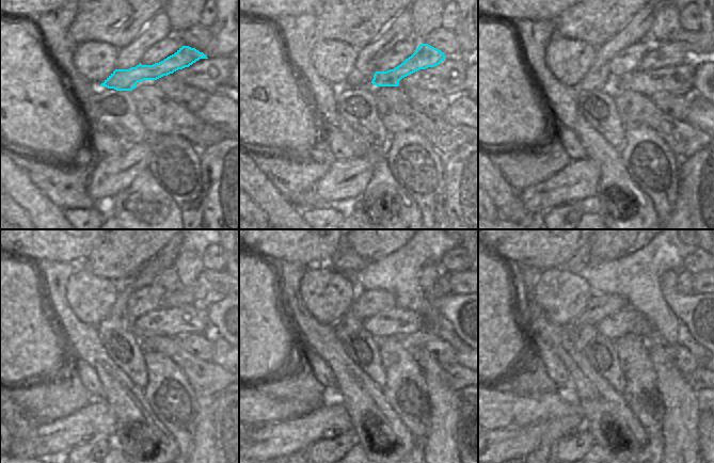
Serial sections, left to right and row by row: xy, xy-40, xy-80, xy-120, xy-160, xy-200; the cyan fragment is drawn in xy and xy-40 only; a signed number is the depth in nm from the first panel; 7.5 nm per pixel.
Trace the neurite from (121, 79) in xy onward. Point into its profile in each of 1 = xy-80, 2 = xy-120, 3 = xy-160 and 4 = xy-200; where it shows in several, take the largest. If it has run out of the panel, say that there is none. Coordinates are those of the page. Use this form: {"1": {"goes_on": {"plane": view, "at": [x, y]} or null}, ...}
{"1": {"goes_on": {"plane": "xy-80", "at": [667, 54]}}, "2": {"goes_on": {"plane": "xy-120", "at": [195, 294]}}, "3": {"goes_on": {"plane": "xy-160", "at": [442, 287]}}, "4": {"goes_on": {"plane": "xy-200", "at": [685, 280]}}}

